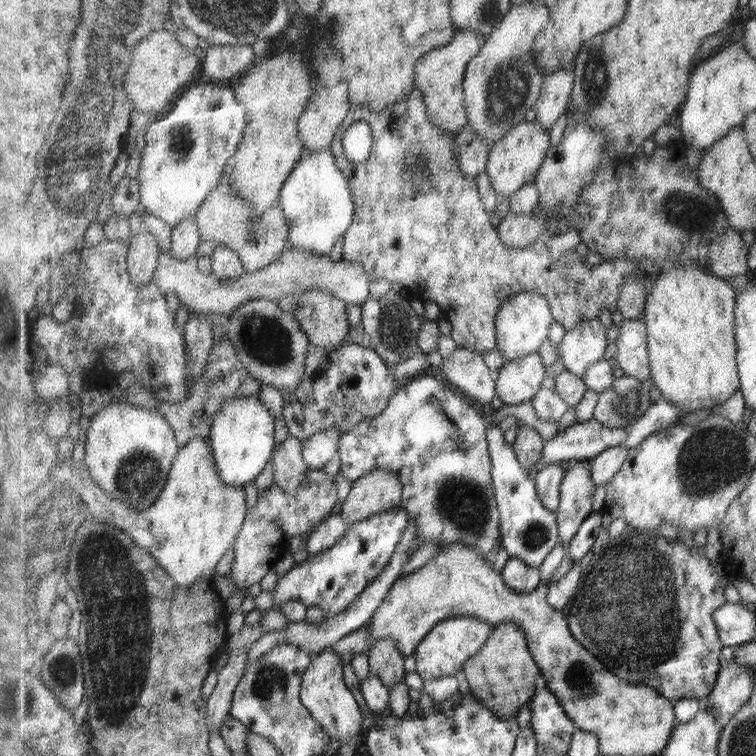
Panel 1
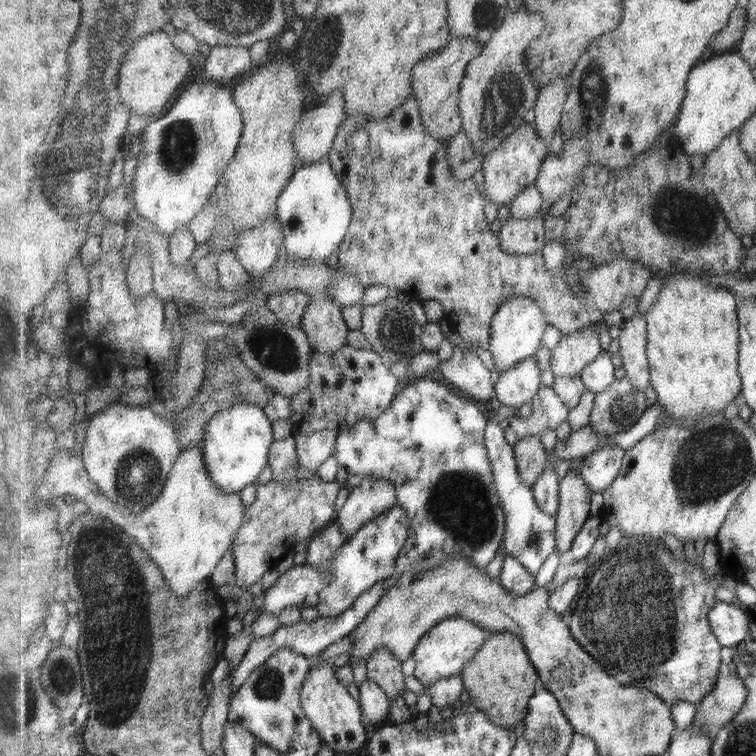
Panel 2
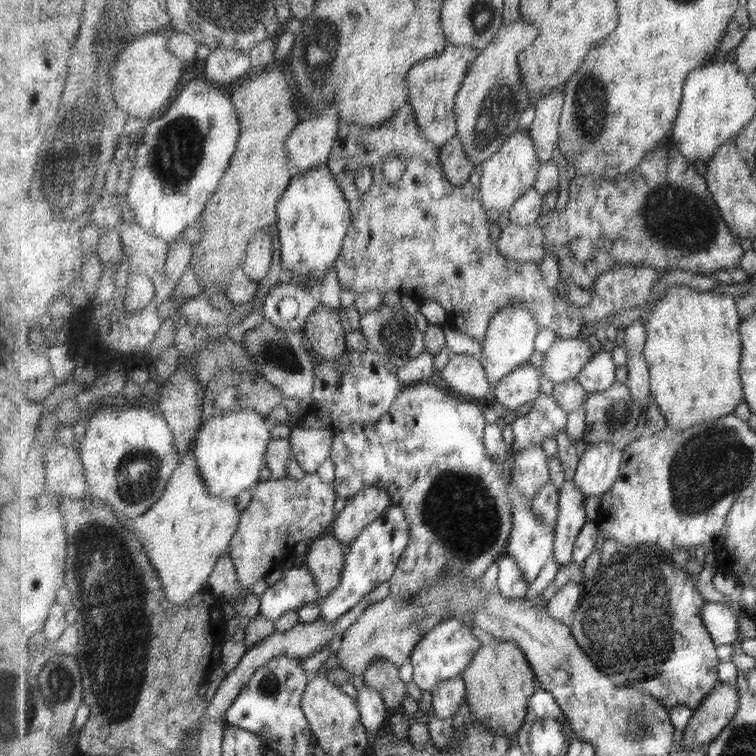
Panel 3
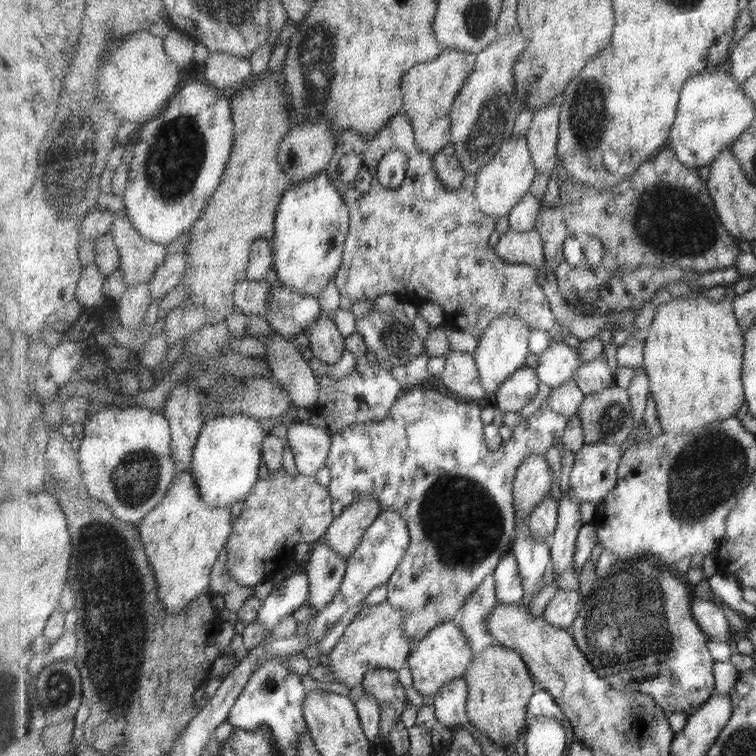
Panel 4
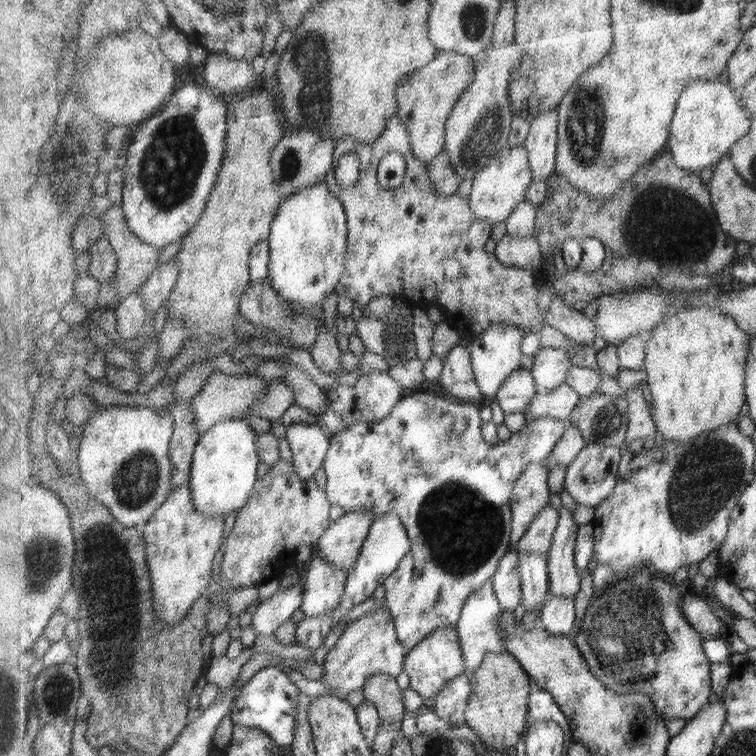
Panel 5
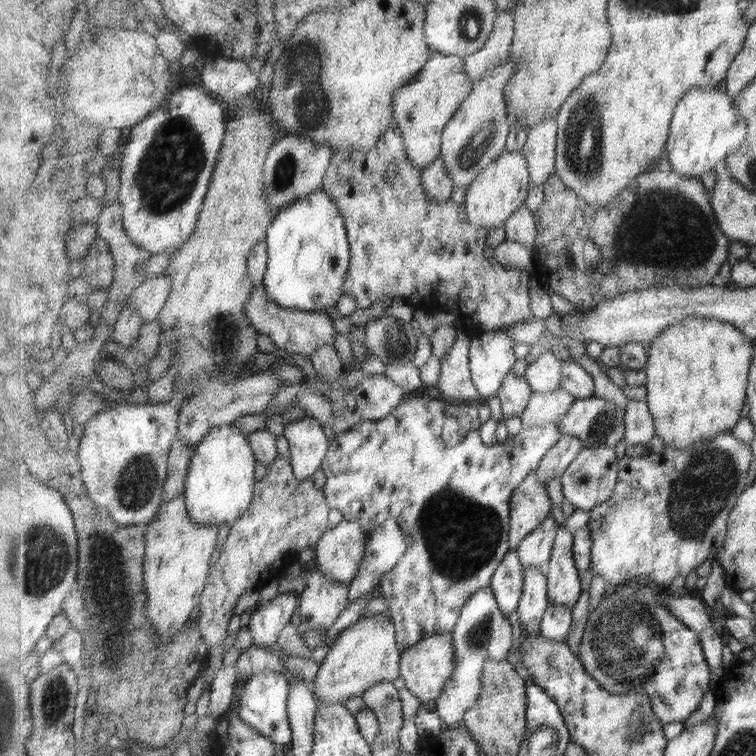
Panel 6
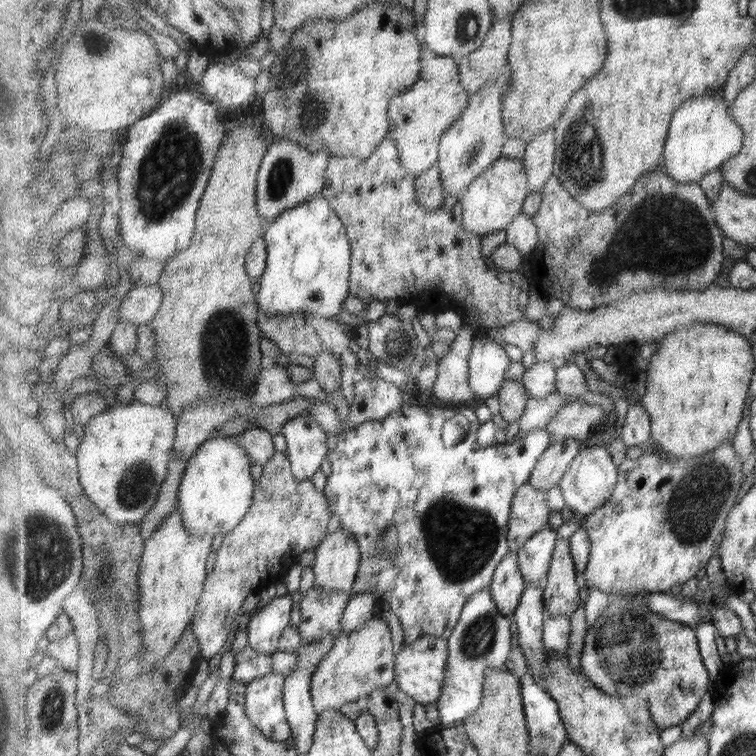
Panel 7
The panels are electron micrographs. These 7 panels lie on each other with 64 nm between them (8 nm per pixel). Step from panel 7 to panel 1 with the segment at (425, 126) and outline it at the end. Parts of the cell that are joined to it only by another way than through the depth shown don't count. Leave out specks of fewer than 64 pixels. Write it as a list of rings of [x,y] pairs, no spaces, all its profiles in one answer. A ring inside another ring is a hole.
[[[468,27],[467,30],[456,31],[453,40],[441,48],[431,50],[416,65],[416,88],[424,94],[429,120],[440,130],[459,133],[470,122],[465,104],[464,78],[469,64],[479,55],[487,38],[477,34]]]

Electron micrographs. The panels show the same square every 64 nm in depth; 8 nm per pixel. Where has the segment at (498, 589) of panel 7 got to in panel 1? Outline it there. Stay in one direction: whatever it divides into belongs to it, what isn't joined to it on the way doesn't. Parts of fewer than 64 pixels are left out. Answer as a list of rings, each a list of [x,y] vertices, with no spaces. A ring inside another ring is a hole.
[[[517,557],[509,558],[501,573],[505,582],[517,592],[533,592],[542,583],[540,567],[533,568]]]

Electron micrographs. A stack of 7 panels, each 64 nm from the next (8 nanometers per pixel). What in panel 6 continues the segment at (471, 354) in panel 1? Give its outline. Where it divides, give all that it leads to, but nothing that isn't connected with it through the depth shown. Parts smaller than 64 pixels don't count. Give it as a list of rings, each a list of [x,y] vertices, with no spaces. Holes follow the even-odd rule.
[[[458,329],[456,343],[441,359],[438,390],[449,402],[468,402],[481,398],[470,369],[472,338],[465,329]]]

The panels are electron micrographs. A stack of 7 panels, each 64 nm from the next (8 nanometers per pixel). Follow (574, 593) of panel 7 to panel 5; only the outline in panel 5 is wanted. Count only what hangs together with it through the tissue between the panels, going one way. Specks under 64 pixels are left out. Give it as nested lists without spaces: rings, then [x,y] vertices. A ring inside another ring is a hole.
[[[562,507],[559,526],[555,532],[551,551],[548,554],[548,571],[550,576],[550,596],[574,598],[582,587],[582,574],[576,565],[576,540],[580,527],[575,522],[574,511]]]

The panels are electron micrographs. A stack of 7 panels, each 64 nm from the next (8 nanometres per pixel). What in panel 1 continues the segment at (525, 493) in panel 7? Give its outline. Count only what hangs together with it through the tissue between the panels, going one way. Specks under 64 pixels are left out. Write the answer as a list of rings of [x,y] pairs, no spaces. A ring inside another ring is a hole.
[[[521,426],[516,430],[516,440],[512,444],[521,465],[527,473],[533,474],[533,467],[544,457],[545,440],[531,426]]]

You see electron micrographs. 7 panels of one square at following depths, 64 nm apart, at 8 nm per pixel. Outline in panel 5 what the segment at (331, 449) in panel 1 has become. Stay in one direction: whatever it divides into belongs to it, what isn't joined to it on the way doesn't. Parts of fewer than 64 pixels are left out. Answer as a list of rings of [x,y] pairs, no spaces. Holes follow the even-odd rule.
[[[292,424],[287,427],[286,440],[294,454],[294,470],[302,480],[313,479],[324,468],[331,439],[322,424]]]

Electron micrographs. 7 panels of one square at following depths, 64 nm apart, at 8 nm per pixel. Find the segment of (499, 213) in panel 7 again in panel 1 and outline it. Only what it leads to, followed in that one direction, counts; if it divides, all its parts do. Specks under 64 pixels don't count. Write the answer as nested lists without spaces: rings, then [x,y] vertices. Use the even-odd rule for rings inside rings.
[[[537,120],[523,121],[515,128],[512,128],[507,136],[504,136],[504,138],[497,141],[490,152],[486,168],[486,174],[491,180],[492,188],[494,189],[496,197],[510,198],[526,184],[535,182],[538,172],[540,171],[541,166],[543,166],[551,148],[551,136],[549,136],[549,130],[545,130],[543,125]]]

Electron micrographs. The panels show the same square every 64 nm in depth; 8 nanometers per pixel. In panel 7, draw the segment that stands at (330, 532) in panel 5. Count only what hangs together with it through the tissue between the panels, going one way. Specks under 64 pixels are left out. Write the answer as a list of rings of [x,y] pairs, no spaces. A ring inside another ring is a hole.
[[[340,526],[321,541],[311,565],[314,586],[329,592],[351,592],[358,579],[361,549],[355,535]]]

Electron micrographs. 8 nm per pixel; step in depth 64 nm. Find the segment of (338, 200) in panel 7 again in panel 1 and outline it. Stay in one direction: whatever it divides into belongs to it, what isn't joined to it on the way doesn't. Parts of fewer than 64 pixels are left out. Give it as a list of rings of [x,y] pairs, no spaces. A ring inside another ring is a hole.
[[[416,89],[401,102],[390,106],[381,112],[378,112],[378,110],[371,110],[368,107],[368,104],[352,105],[345,122],[340,126],[331,149],[335,155],[337,166],[344,172],[344,175],[349,181],[350,188],[352,189],[353,203],[356,205],[354,221],[344,238],[341,240],[342,259],[347,262],[364,264],[365,272],[373,282],[383,278],[390,284],[398,284],[401,288],[408,290],[409,296],[412,298],[416,297],[422,301],[433,301],[439,304],[439,306],[443,308],[443,318],[451,324],[451,336],[457,344],[457,347],[474,350],[481,354],[497,349],[496,318],[498,312],[501,310],[501,307],[506,300],[523,292],[538,292],[539,294],[542,294],[551,307],[554,320],[558,321],[565,328],[565,332],[581,326],[584,322],[588,322],[588,320],[591,320],[592,318],[599,318],[601,310],[605,310],[605,308],[612,311],[615,310],[617,308],[618,300],[621,298],[622,290],[624,290],[624,287],[626,286],[626,280],[628,280],[632,274],[641,277],[646,274],[643,264],[638,263],[638,261],[635,261],[634,259],[611,259],[589,267],[589,265],[585,265],[583,259],[581,260],[583,257],[579,256],[575,249],[564,252],[557,261],[553,261],[551,252],[549,252],[549,248],[545,245],[546,237],[540,238],[540,240],[525,248],[509,248],[508,245],[504,243],[504,240],[501,240],[500,232],[491,224],[491,216],[487,213],[487,210],[485,210],[483,202],[481,202],[481,196],[479,196],[479,188],[477,188],[475,177],[469,177],[462,174],[462,170],[458,163],[458,154],[460,152],[456,151],[455,133],[449,132],[448,130],[440,130],[436,124],[433,124],[432,121],[429,120],[427,109],[427,105],[424,101],[424,94],[421,90]],[[362,120],[371,125],[375,142],[371,151],[371,156],[365,162],[356,163],[348,160],[342,140],[347,130],[349,130],[353,124],[361,122]]]

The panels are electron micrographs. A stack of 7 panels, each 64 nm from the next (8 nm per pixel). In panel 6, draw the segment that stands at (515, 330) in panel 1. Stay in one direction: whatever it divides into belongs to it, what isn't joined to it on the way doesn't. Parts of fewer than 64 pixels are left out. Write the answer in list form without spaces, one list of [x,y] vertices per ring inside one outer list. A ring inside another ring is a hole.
[[[504,329],[483,332],[482,335],[472,338],[470,348],[470,369],[474,385],[481,393],[481,398],[486,400],[498,397],[505,377],[517,364],[517,357],[513,354],[513,345],[517,344],[514,338]]]

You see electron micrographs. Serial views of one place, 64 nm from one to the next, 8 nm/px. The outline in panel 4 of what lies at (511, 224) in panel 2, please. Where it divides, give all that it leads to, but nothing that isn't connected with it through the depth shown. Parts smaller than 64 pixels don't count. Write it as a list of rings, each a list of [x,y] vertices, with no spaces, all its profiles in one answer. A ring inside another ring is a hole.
[[[509,227],[496,244],[501,260],[511,264],[526,264],[538,270],[546,263],[541,233],[534,228],[527,232],[515,232]]]

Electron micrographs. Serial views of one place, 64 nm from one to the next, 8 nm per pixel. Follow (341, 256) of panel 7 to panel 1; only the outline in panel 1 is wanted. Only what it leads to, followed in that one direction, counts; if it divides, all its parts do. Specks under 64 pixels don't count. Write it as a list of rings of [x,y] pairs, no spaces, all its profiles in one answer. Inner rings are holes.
[[[330,148],[305,151],[280,194],[281,207],[289,223],[289,247],[323,255],[331,252],[354,221],[356,205],[344,172],[337,166]]]

